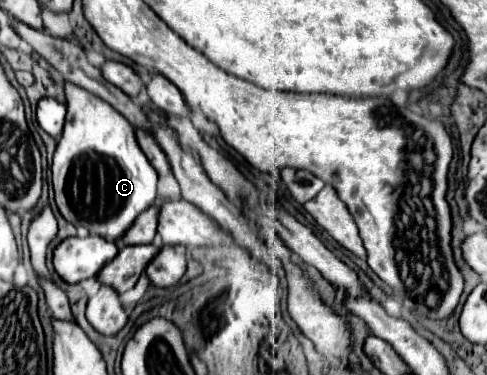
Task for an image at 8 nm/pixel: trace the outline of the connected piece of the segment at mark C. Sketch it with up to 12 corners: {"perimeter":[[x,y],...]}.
{"perimeter":[[66,84],[52,160],[70,224],[116,242],[154,204],[132,124]]}

